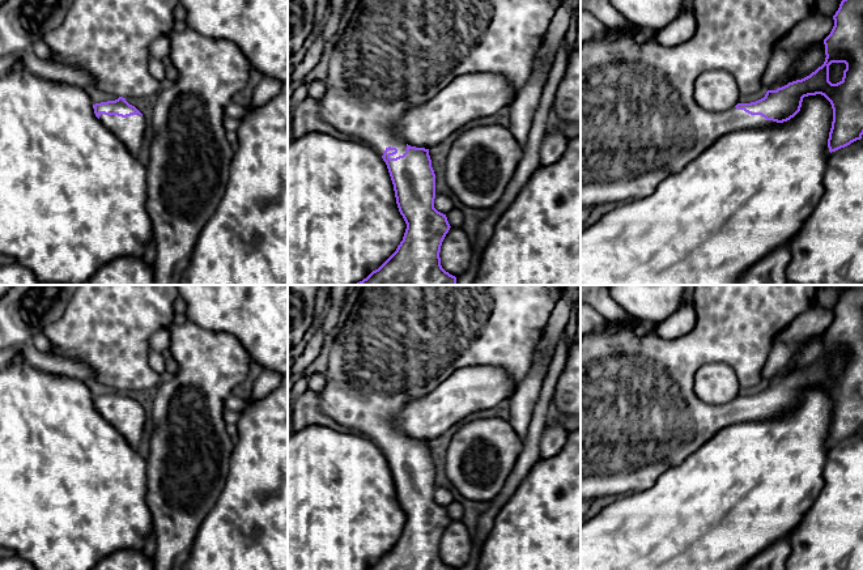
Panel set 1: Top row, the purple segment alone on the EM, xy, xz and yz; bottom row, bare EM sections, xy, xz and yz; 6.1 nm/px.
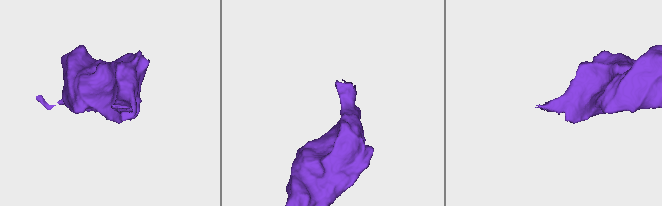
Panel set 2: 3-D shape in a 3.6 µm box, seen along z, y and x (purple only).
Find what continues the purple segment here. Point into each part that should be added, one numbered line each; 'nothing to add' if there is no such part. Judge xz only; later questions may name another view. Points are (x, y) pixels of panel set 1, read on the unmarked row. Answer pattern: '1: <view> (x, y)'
1: xz (399, 343)

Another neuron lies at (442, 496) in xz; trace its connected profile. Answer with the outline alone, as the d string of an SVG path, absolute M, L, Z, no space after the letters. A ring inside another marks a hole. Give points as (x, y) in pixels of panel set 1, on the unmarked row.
M435 488L434 501L441 506L447 507L455 499L454 499L454 495L451 494L451 492L448 489L446 489L446 488Z

